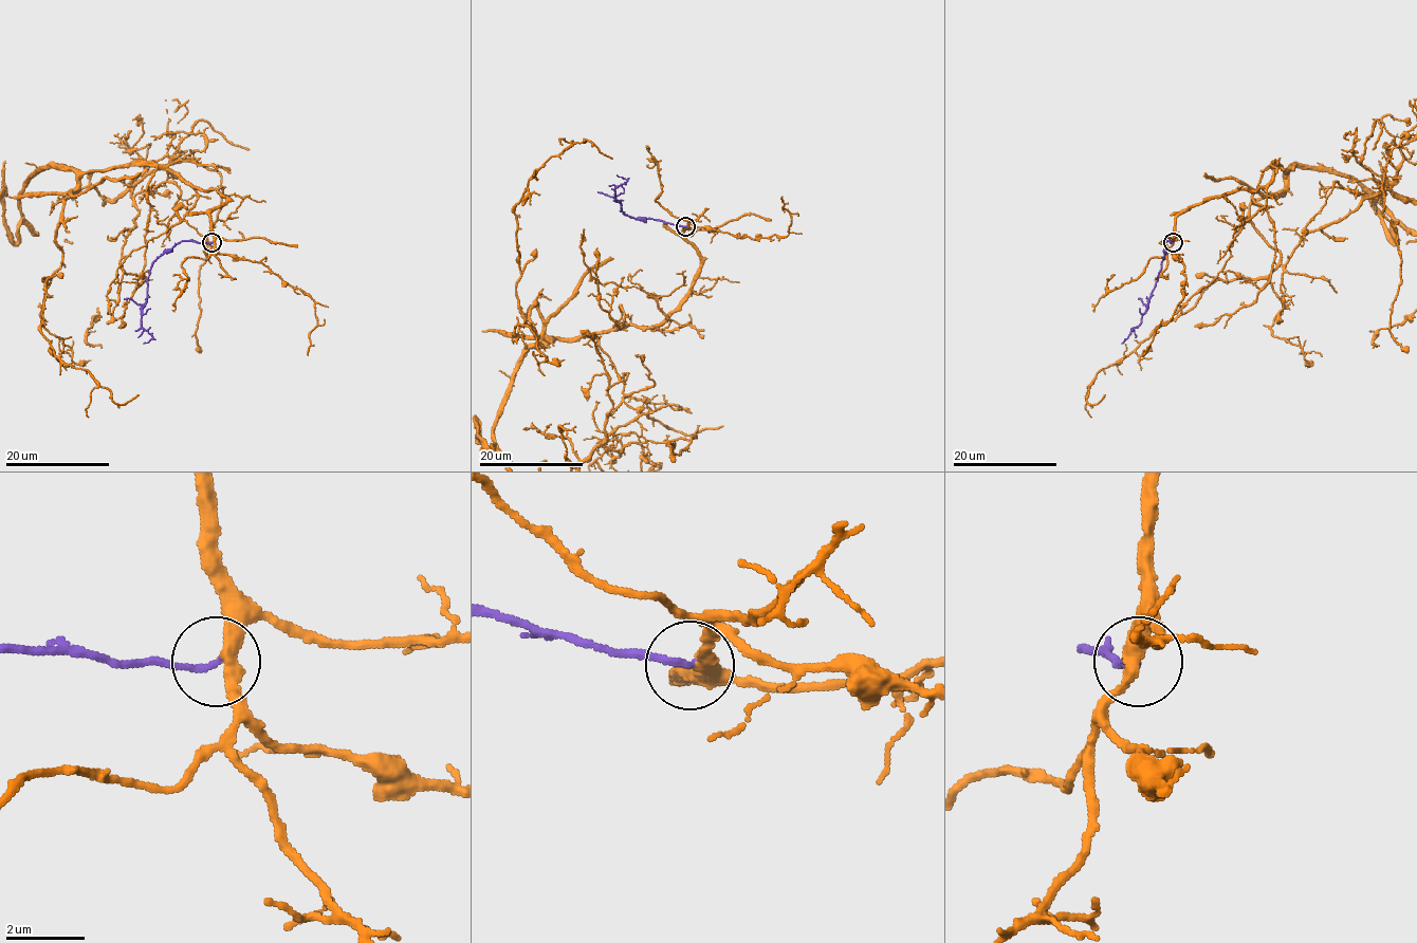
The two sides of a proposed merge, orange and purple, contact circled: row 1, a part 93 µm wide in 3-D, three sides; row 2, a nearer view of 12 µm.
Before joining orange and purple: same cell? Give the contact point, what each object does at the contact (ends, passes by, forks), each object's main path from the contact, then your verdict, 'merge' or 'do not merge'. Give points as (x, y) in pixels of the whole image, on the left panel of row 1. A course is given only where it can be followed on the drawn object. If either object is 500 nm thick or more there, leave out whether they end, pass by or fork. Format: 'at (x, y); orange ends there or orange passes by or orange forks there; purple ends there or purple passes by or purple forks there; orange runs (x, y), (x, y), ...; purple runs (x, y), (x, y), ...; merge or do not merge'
at (212, 242); orange passes by; purple ends there; purple runs (212, 242), (180, 241), (151, 264), (141, 327), (153, 337), (143, 343); merge

